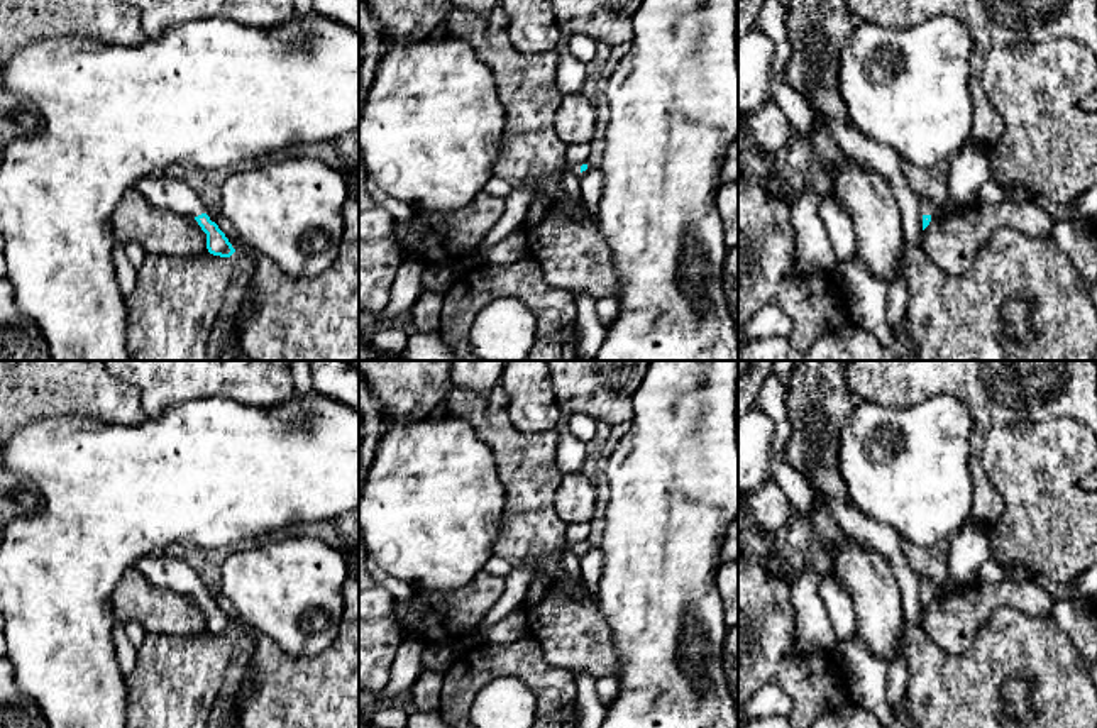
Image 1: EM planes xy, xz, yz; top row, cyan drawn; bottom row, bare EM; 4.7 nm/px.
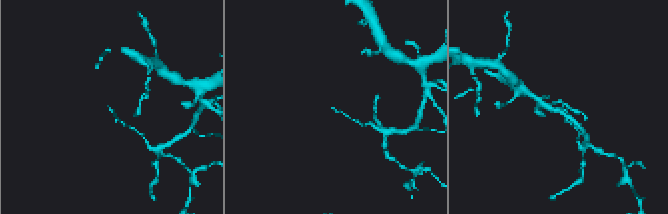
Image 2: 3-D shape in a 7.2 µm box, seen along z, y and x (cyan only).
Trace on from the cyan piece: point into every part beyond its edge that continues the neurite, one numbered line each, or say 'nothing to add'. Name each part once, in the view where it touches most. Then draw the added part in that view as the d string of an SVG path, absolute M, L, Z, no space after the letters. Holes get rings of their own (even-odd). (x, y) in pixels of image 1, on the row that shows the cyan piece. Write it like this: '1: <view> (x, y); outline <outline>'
1: xy (159, 190); outline M152 174L142 178L135 188L151 205L181 213L188 218L207 212L196 191L183 179Z

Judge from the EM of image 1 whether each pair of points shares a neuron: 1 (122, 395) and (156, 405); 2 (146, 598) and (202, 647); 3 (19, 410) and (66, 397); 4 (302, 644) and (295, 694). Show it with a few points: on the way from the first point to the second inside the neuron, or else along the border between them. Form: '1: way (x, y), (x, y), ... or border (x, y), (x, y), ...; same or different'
1: border (115, 378), (139, 390), (141, 407), (148, 417); different
2: border (207, 630), (197, 635), (148, 635); different
3: way (31, 398), (55, 397); same
4: border (264, 637), (295, 656), (317, 656), (336, 639); different

